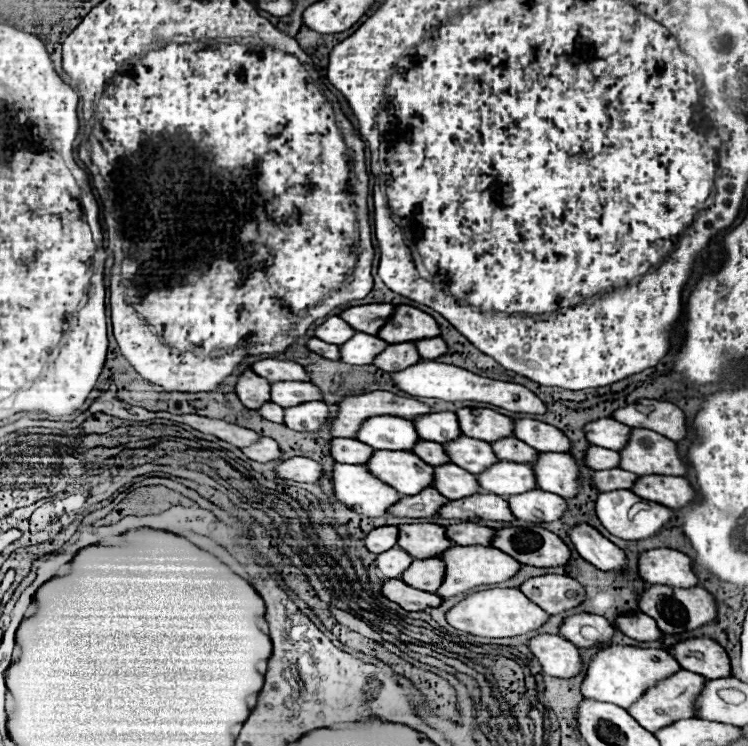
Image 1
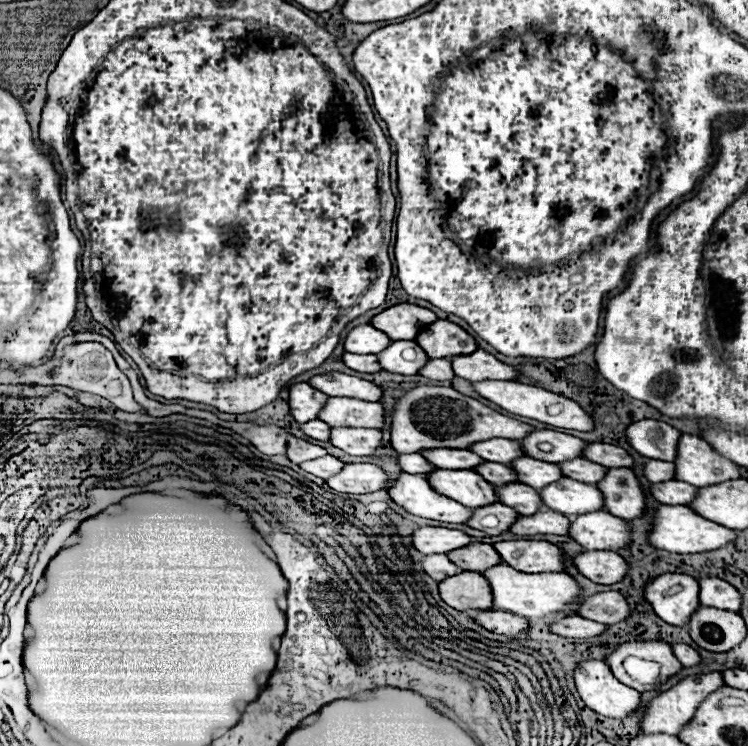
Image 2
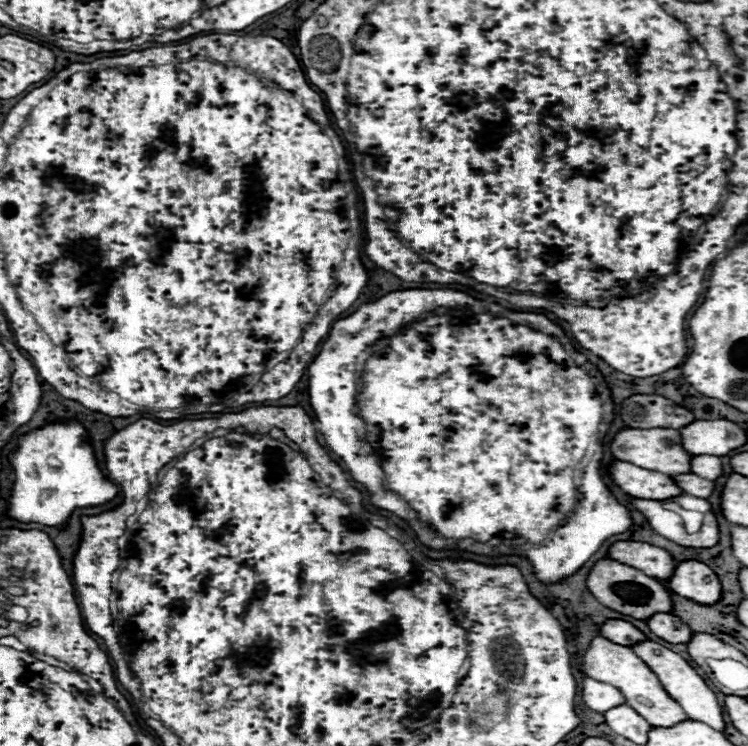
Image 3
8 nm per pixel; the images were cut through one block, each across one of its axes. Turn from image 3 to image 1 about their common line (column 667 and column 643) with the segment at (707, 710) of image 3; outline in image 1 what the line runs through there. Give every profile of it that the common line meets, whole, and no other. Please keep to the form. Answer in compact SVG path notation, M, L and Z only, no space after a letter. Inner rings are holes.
M610 644L608 648L596 650L590 658L586 676L580 684L580 692L586 698L594 698L600 702L610 702L620 708L628 708L636 702L648 688L656 682L668 678L670 674L678 672L680 664L660 648L638 648L638 646L624 646L624 644Z

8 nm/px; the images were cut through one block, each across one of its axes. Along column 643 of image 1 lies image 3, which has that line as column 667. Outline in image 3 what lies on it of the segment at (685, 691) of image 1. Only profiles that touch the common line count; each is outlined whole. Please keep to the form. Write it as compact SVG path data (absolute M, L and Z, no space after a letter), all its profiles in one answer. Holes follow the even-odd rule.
M602 636L594 638L594 642L590 642L590 646L584 654L584 674L588 678L594 678L598 682L606 682L606 684L622 690L626 704L632 706L652 726L664 726L666 728L666 726L672 726L680 720L686 720L684 710L664 692L656 674L632 652L630 646L618 646L618 644L610 642Z

